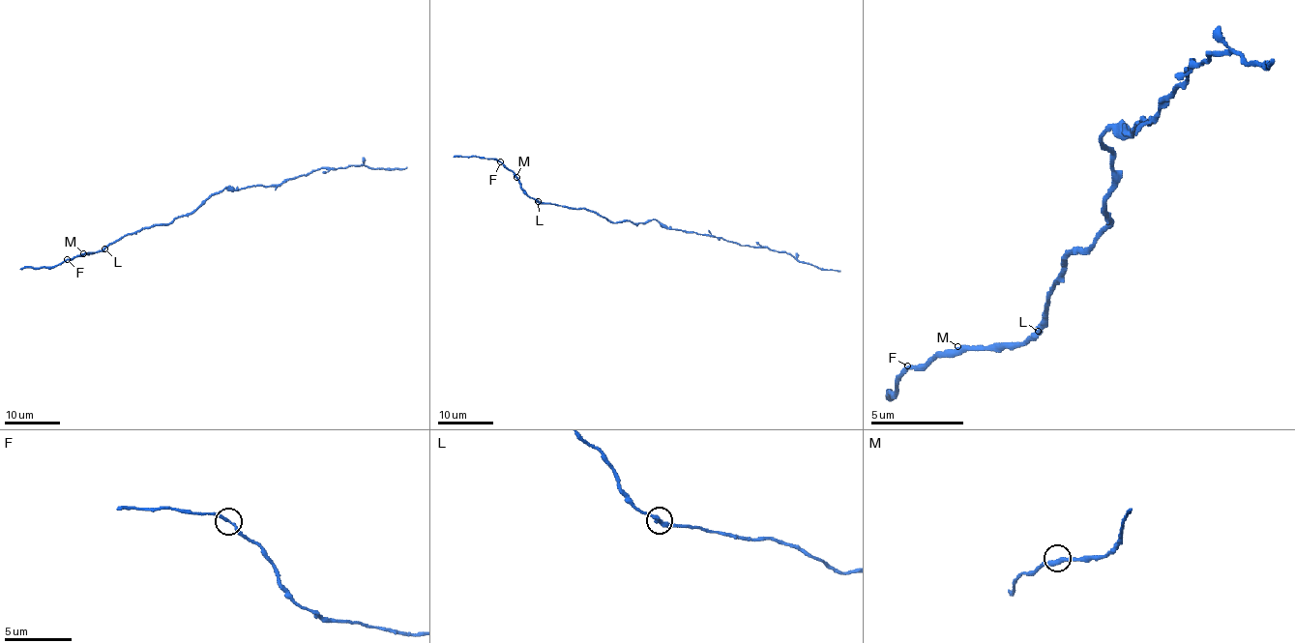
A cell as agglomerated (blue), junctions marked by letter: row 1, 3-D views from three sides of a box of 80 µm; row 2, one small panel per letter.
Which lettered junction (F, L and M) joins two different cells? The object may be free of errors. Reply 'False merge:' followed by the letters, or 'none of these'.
False merge: none of these

